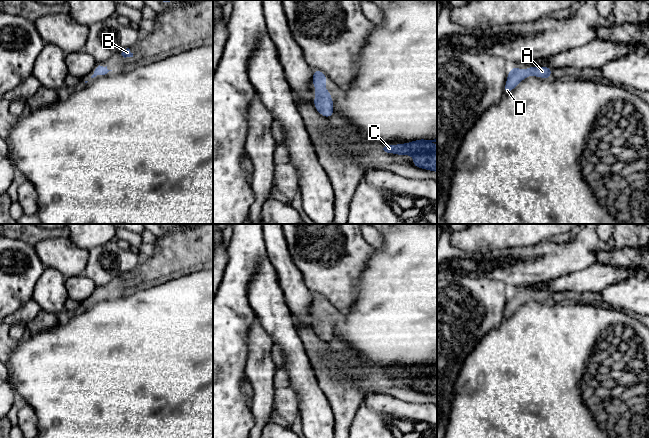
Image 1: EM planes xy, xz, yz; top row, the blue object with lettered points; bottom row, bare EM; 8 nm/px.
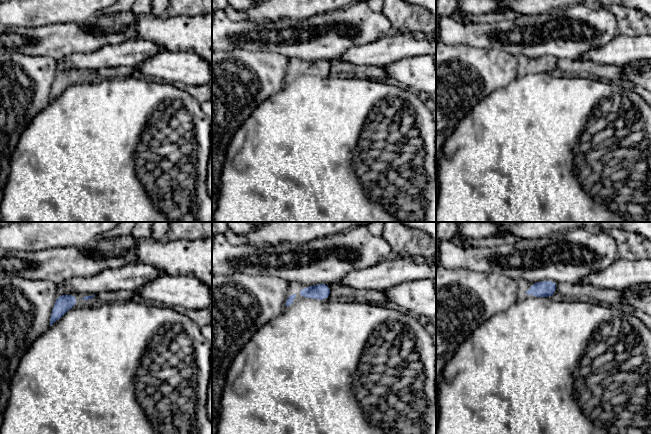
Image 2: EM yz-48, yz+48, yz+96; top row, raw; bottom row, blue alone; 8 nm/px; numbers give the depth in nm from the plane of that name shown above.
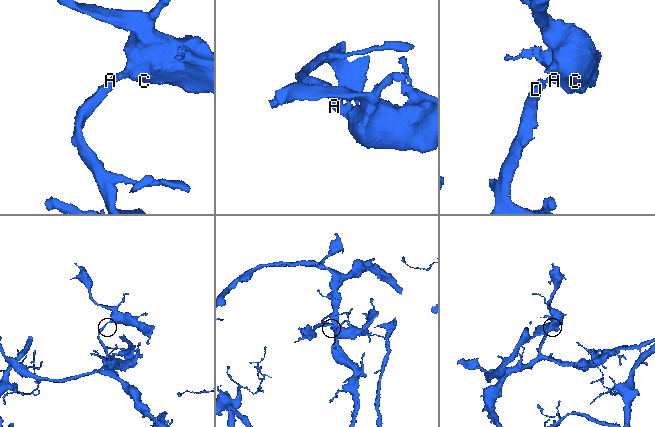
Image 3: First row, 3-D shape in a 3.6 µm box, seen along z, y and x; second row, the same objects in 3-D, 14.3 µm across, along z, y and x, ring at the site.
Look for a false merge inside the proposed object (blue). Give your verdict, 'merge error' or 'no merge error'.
no merge error

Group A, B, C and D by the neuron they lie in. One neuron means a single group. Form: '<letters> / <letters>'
A B C D

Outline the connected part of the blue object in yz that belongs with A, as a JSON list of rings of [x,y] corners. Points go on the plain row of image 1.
[[[530,290],[525,295],[518,291],[512,291],[508,297],[507,305],[504,311],[504,318],[509,318],[527,300],[537,300],[544,303],[550,303],[552,295],[549,291]]]

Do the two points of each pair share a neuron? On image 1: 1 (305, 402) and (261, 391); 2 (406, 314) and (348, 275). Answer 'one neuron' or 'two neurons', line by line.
1: two neurons
2: two neurons

